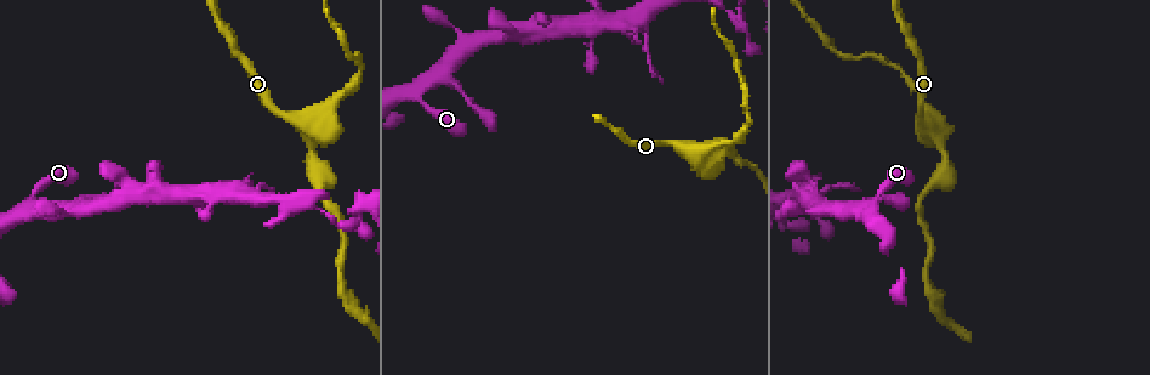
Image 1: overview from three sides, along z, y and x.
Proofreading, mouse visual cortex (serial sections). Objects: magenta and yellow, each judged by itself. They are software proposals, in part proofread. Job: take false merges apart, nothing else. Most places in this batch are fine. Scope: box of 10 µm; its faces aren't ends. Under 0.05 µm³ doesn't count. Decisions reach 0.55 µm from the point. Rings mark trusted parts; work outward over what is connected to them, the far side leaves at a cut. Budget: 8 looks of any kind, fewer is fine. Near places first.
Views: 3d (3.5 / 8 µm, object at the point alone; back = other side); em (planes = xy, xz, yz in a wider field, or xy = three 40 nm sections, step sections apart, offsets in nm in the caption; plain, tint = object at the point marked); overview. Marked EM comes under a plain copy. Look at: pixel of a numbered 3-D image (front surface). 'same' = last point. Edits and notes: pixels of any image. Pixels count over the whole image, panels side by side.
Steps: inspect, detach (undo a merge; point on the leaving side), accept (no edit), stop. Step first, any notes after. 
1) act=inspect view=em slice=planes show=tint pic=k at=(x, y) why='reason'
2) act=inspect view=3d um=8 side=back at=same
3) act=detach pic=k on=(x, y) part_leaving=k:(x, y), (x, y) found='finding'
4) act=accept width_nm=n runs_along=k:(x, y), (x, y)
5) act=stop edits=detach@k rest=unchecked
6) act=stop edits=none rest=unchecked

act=inspect view=3d um=8 pic=1 at=(705, 146) why='three arms meet'

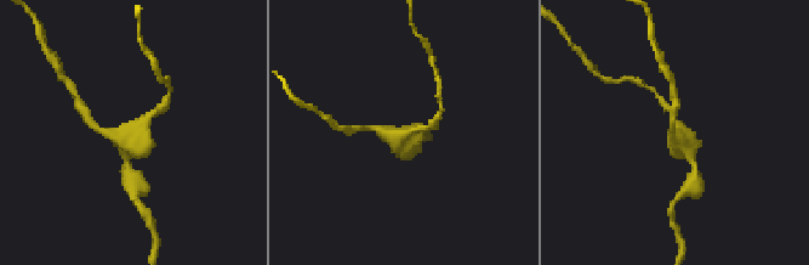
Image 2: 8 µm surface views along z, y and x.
act=inspect view=3d um=3.5 at=same why='closer look'

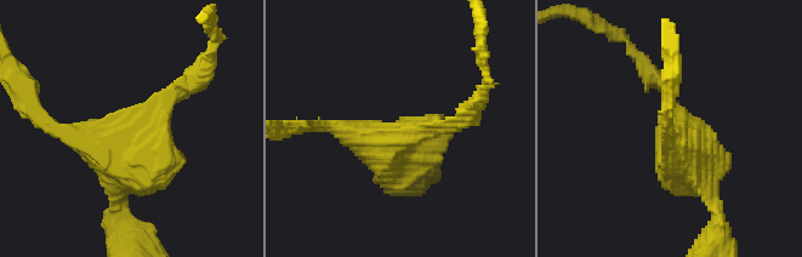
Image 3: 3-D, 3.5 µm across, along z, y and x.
act=inspect view=em slice=planes show=tint pic=3 at=(131, 125) why='shape alone is not enough'

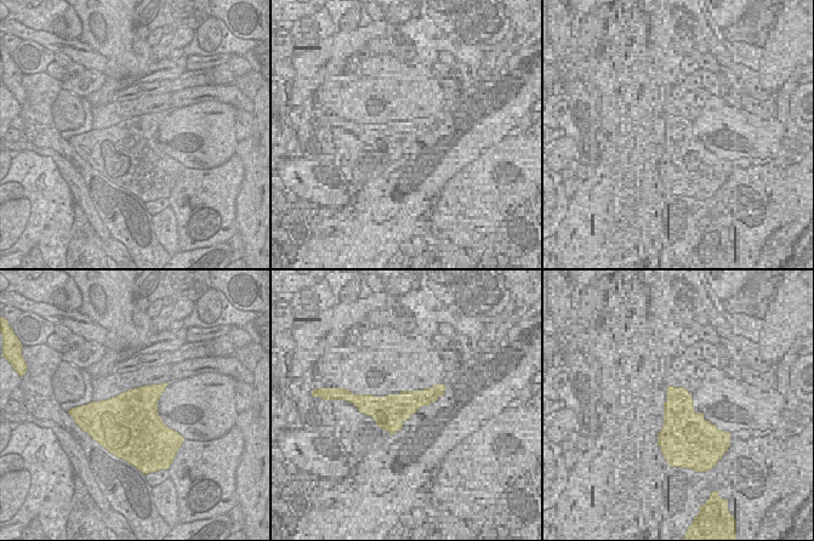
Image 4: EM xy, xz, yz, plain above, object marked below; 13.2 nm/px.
act=accept runs_along=3:(40, 116), (125, 161), (118, 213) found='continuous, no second cell'

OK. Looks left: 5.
act=inspect view=3d um=8 pic=1 at=(928, 189)

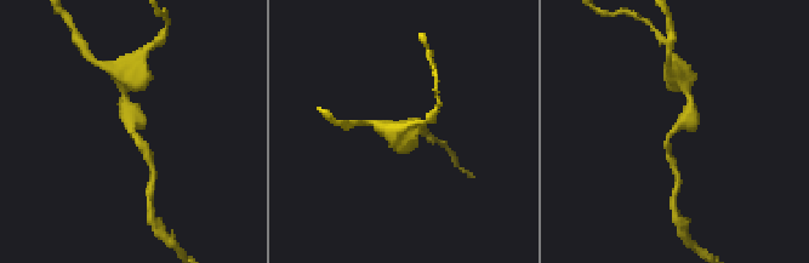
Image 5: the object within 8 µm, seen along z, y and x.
act=inspect view=em slice=xy step=1 show=tint at=same arm_widths_nm=200,400 why='now the EM'

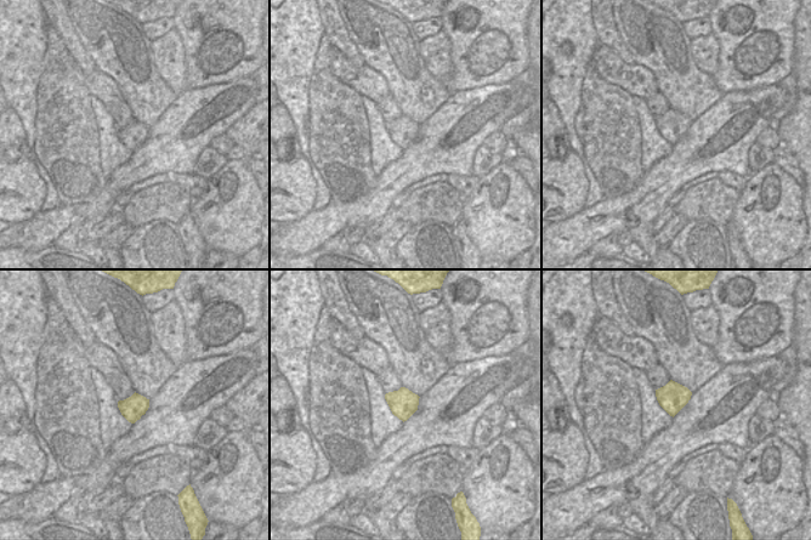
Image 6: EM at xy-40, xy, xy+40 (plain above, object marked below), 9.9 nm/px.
act=accept runs_along=5:(125, 102), (131, 135), (147, 159) found='continuous, no second cell'

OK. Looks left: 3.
act=inspect view=3d um=3.5 pic=1 at=(822, 209) why='sudden change in width'

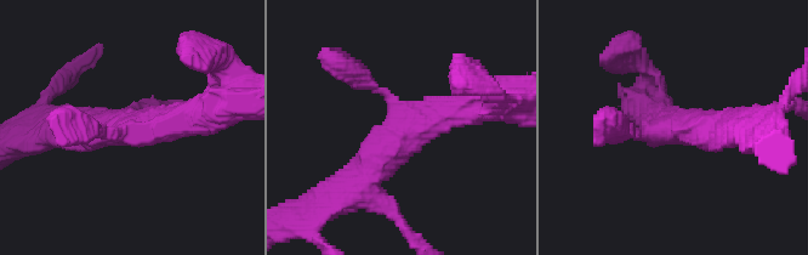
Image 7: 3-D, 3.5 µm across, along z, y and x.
act=inspect view=em slice=xy step=5 show=tint pic=7 at=(672, 124) arms=3 arm_widths_nm=150,400,400

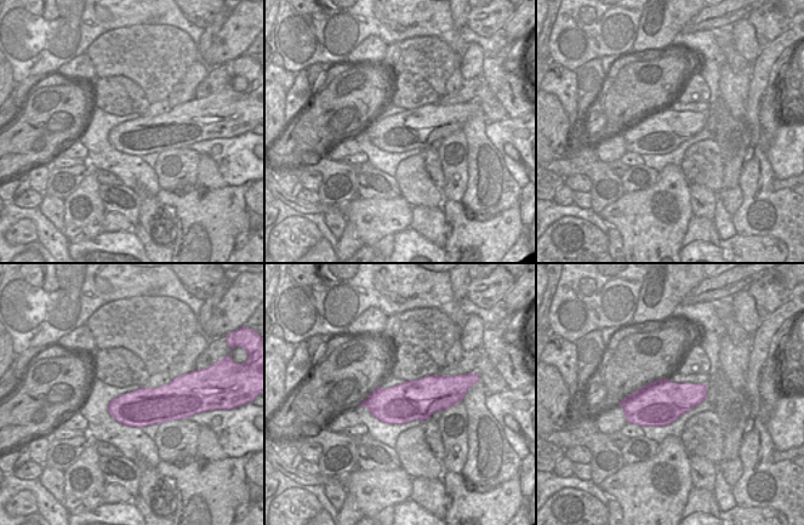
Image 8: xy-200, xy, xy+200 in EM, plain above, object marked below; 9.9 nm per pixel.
act=accept runs_along=7:(353, 185), (424, 117), (487, 101) found='one cell here'

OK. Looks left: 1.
act=stop edits=none rest=unchecked

